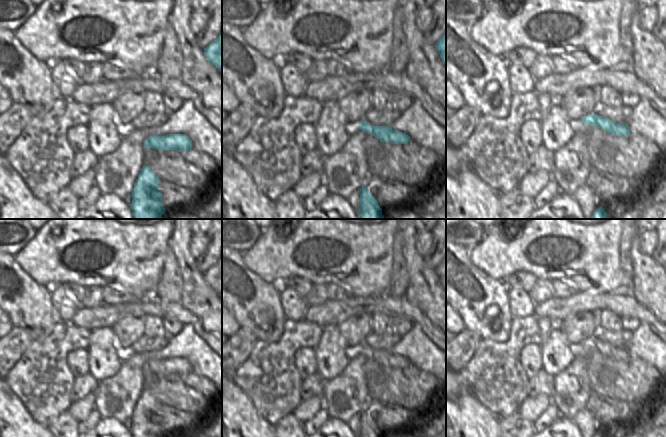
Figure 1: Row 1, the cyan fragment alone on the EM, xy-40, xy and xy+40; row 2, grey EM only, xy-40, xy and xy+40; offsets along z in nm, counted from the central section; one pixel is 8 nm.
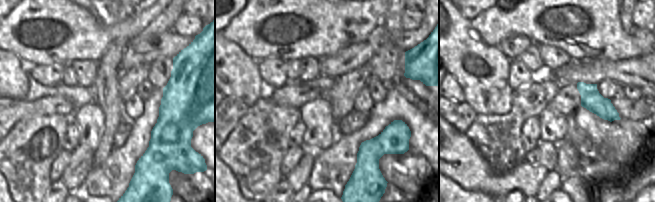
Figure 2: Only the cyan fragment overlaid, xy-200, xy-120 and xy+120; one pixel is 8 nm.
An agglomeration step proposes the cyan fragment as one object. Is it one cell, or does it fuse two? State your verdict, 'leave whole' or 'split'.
leave whole

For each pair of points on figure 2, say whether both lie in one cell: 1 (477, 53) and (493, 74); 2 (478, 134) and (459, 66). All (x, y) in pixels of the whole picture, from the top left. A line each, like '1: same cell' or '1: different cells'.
1: same cell
2: different cells

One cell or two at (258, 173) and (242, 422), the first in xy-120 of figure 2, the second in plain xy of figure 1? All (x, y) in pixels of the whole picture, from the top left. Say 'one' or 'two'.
two

